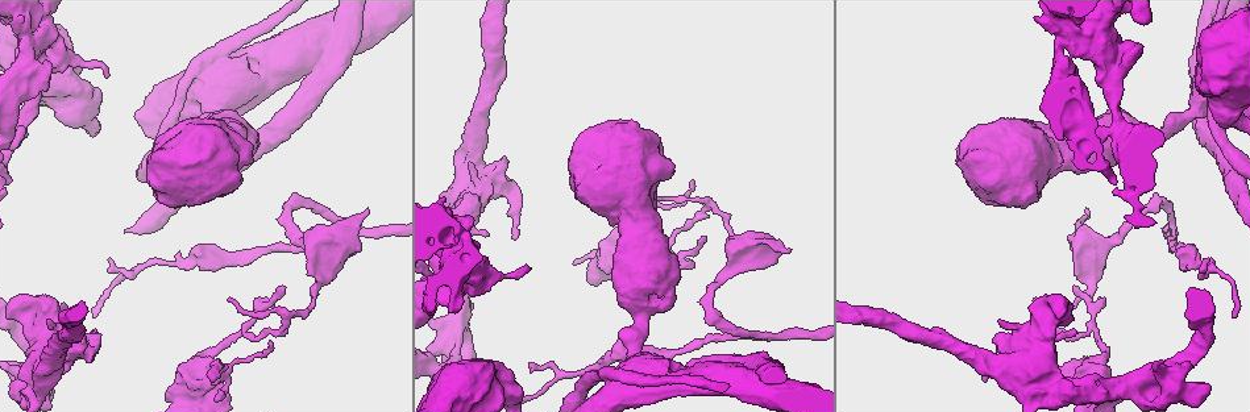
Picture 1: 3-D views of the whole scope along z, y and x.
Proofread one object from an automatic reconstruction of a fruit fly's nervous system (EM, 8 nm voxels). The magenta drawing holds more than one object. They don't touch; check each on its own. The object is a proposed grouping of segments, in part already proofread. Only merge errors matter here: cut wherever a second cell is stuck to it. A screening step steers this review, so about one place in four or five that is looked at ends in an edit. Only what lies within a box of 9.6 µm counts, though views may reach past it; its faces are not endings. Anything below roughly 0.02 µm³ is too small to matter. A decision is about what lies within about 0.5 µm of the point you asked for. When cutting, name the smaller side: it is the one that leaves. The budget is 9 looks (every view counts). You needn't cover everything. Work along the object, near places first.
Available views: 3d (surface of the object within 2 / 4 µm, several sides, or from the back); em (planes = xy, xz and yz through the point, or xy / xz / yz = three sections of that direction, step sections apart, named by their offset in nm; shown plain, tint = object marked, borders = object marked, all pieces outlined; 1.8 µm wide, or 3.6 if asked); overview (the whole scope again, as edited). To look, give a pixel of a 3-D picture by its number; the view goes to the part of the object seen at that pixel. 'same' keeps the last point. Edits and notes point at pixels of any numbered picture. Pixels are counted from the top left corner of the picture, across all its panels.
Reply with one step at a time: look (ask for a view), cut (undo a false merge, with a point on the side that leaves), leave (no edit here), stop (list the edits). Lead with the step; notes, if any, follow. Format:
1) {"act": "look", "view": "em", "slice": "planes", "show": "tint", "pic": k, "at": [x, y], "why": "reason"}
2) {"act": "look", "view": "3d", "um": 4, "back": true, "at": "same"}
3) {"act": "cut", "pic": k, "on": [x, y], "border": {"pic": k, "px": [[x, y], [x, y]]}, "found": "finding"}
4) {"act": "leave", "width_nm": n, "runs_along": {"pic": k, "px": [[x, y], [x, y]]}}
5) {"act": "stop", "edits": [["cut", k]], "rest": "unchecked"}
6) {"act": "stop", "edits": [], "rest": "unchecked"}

{"act": "look", "view": "3d", "um": 4, "pic": 1, "at": [1016, 362], "why": "calibre changes"}

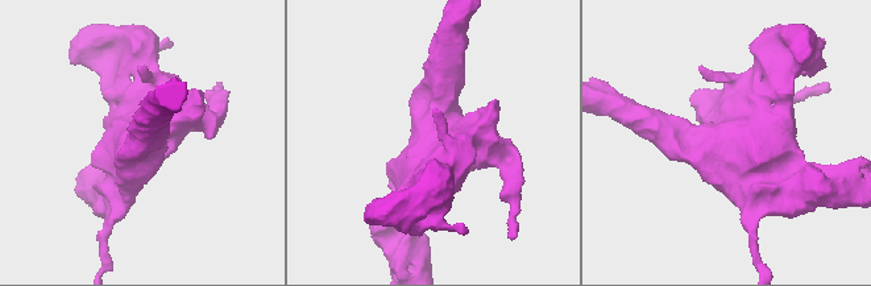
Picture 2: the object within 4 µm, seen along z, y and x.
{"act": "look", "view": "em", "um": 3.6, "slice": "xz", "step": 8, "show": "tint", "pic": 2, "at": [728, 133]}

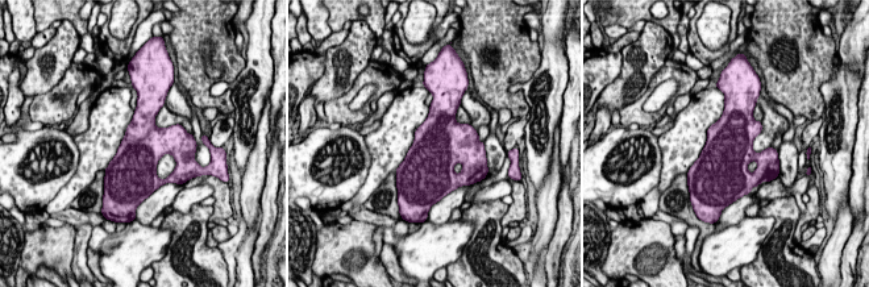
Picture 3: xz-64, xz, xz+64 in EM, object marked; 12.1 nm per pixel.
{"act": "leave", "width_nm": 550, "found": "one cell here"}

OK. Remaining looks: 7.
{"act": "look", "view": "em", "um": 3.6, "slice": "yz", "step": 8, "show": "tint", "pic": 1, "at": [194, 366], "why": "abrupt turn"}

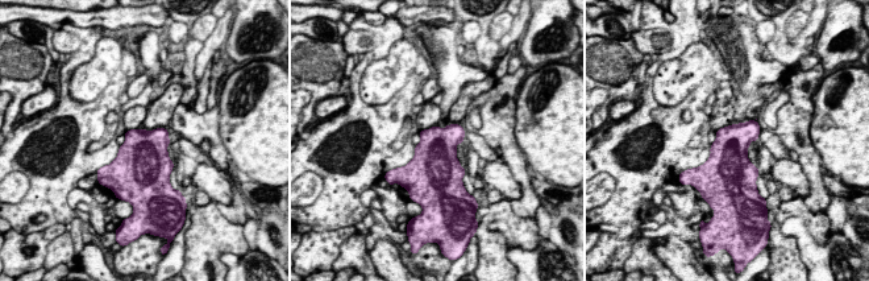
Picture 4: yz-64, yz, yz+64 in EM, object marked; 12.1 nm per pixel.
{"act": "leave", "found": "all the same cell"}

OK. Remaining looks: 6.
{"act": "look", "view": "em", "um": 3.6, "slice": "xz", "step": 4, "show": "tint", "pic": 1, "at": [1223, 102], "why": "sudden change in width"}

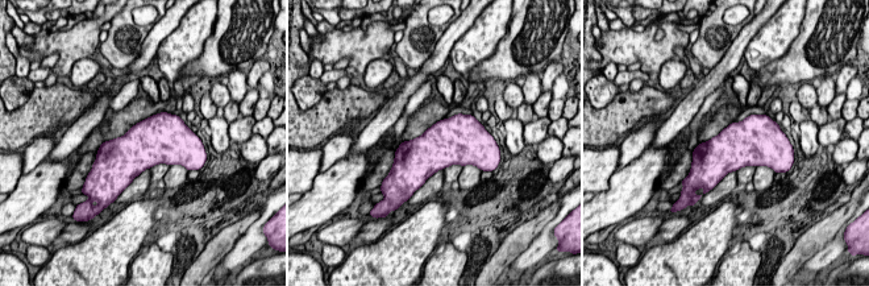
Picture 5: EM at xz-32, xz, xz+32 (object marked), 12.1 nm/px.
{"act": "leave", "width_nm": 550, "found": "all the same cell"}

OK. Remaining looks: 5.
{"act": "look", "view": "em", "slice": "planes", "show": "tint", "pic": 1, "at": [476, 267], "why": "thick turns thin"}

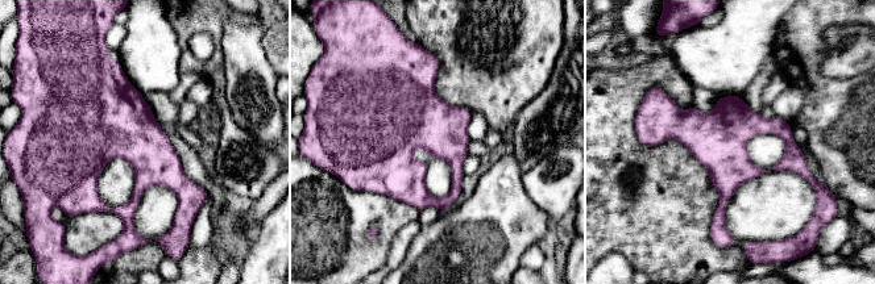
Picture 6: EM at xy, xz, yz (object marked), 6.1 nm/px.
{"act": "leave", "runs_along": {"pic": 6, "px": [[654, 138], [697, 132], [738, 168], [807, 172]]}, "found": "all the same cell"}

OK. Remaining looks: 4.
{"act": "stop", "edits": [], "rest": "unchecked"}

